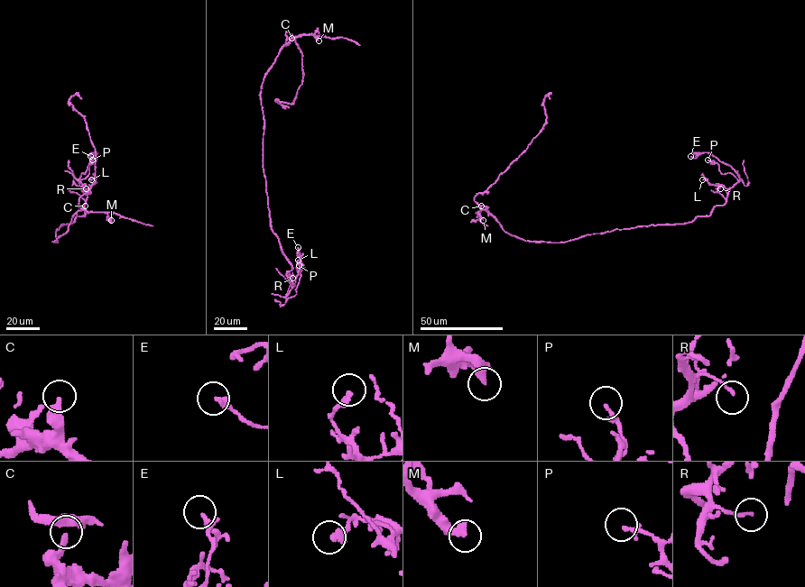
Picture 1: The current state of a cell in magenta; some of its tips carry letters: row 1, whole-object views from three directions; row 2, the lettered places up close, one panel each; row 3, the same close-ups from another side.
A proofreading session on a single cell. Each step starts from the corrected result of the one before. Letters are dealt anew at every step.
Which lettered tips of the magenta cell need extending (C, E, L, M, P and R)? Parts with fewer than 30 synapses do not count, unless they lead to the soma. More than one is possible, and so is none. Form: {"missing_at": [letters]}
{"missing_at": []}

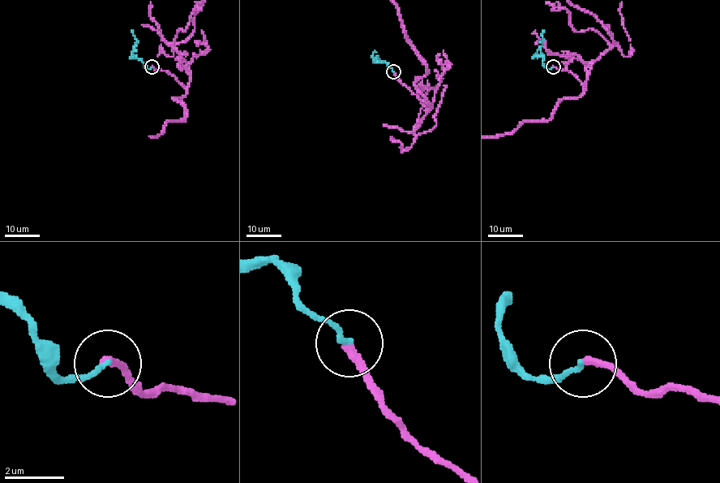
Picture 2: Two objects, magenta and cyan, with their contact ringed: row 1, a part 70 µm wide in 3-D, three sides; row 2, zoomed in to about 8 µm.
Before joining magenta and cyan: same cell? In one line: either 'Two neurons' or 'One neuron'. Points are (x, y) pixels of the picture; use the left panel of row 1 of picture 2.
One neuron

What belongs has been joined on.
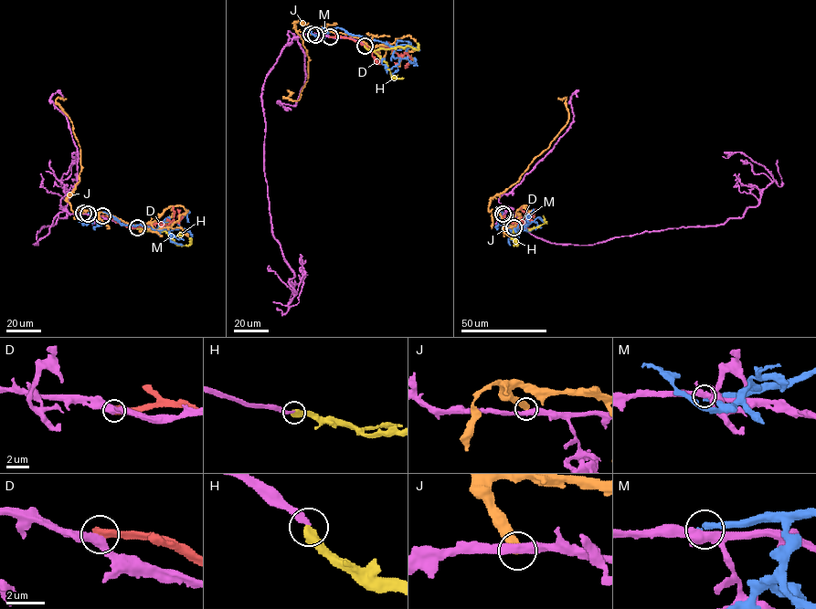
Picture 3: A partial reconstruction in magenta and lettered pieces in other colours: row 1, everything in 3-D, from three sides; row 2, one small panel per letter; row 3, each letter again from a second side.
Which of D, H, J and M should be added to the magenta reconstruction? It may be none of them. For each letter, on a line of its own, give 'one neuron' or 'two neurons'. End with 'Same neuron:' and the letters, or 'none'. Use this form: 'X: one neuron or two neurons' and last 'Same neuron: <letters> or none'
D: two neurons
H: one neuron
J: two neurons
M: two neurons
Same neuron: H

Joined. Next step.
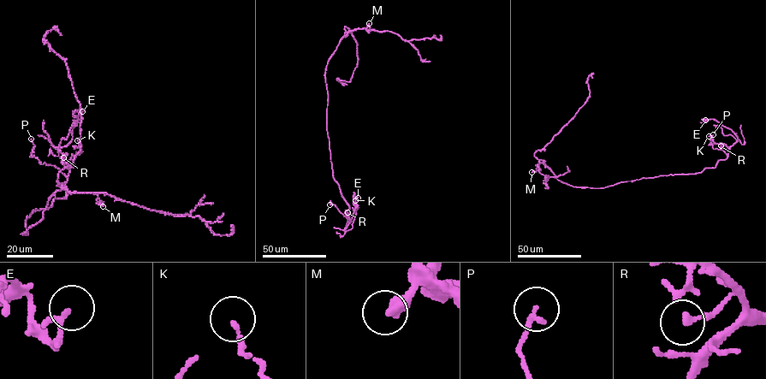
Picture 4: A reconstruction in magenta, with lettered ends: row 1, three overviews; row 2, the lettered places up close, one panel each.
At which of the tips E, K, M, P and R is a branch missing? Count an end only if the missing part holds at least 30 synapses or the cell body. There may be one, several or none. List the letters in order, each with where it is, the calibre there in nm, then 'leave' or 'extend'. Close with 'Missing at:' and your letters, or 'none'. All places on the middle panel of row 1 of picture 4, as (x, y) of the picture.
E: at (358, 198); 200 nm thick; leave
K: at (355, 200); 160 nm thick; leave
M: at (369, 23); 480 nm thick; leave
P: at (329, 204); 200 nm thick; leave
R: at (347, 212); 200 nm thick; leave
Missing at: none

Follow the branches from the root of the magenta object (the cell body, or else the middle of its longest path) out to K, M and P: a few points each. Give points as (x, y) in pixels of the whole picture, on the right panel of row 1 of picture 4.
K: (605, 187), (714, 168), (727, 157), (728, 147), (715, 144), (709, 136)
M: (605, 187), (568, 185), (559, 180), (543, 163), (537, 164), (538, 169), (531, 172)
P: (605, 187), (644, 178), (694, 174), (706, 168), (714, 168), (727, 156), (721, 150), (713, 149), (713, 134)

